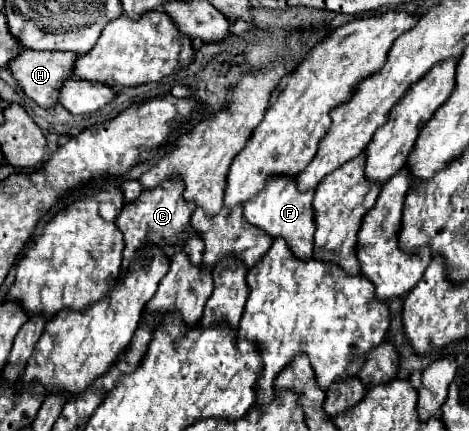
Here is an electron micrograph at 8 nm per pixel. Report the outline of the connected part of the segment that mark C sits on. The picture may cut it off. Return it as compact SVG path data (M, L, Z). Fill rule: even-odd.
M165 180L163 184L159 184L159 188L153 188L151 192L141 192L137 200L127 202L117 218L117 226L123 232L125 240L121 272L127 272L127 266L131 264L135 254L145 248L147 242L161 246L169 258L173 258L175 252L183 250L193 264L199 264L203 258L203 242L199 240L199 236L195 236L195 232L191 232L189 218L193 210L195 208L191 208L191 204L183 200L183 184L179 184L179 180Z

